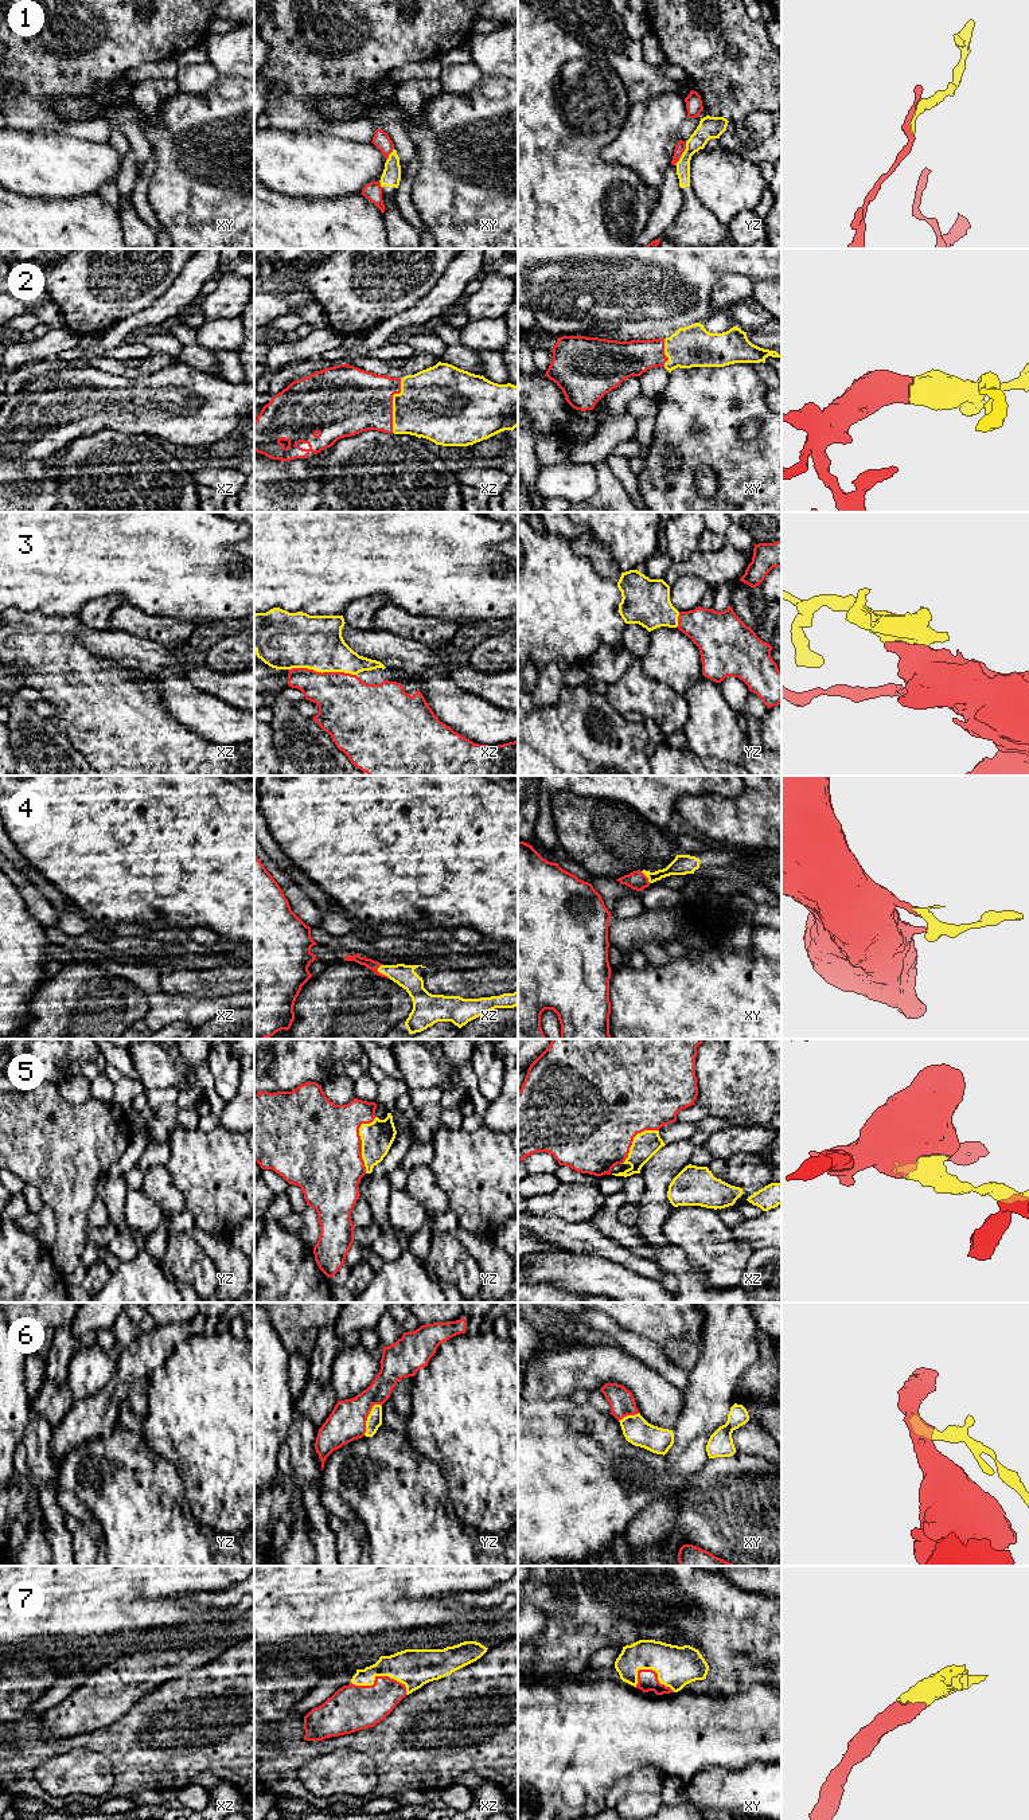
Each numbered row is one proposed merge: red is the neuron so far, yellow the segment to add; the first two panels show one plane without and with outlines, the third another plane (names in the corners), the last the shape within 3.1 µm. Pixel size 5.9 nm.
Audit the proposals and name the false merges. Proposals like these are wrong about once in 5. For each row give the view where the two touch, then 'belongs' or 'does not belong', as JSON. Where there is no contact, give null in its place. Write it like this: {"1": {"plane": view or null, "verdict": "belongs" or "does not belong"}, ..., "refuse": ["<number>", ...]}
{"1": {"plane": "yz", "verdict": "does not belong"}, "2": {"plane": "xz", "verdict": "belongs"}, "3": {"plane": "xz", "verdict": "belongs"}, "4": {"plane": "xz", "verdict": "belongs"}, "5": {"plane": "yz", "verdict": "belongs"}, "6": {"plane": "yz", "verdict": "belongs"}, "7": {"plane": "xz", "verdict": "belongs"}, "refuse": ["1"]}

